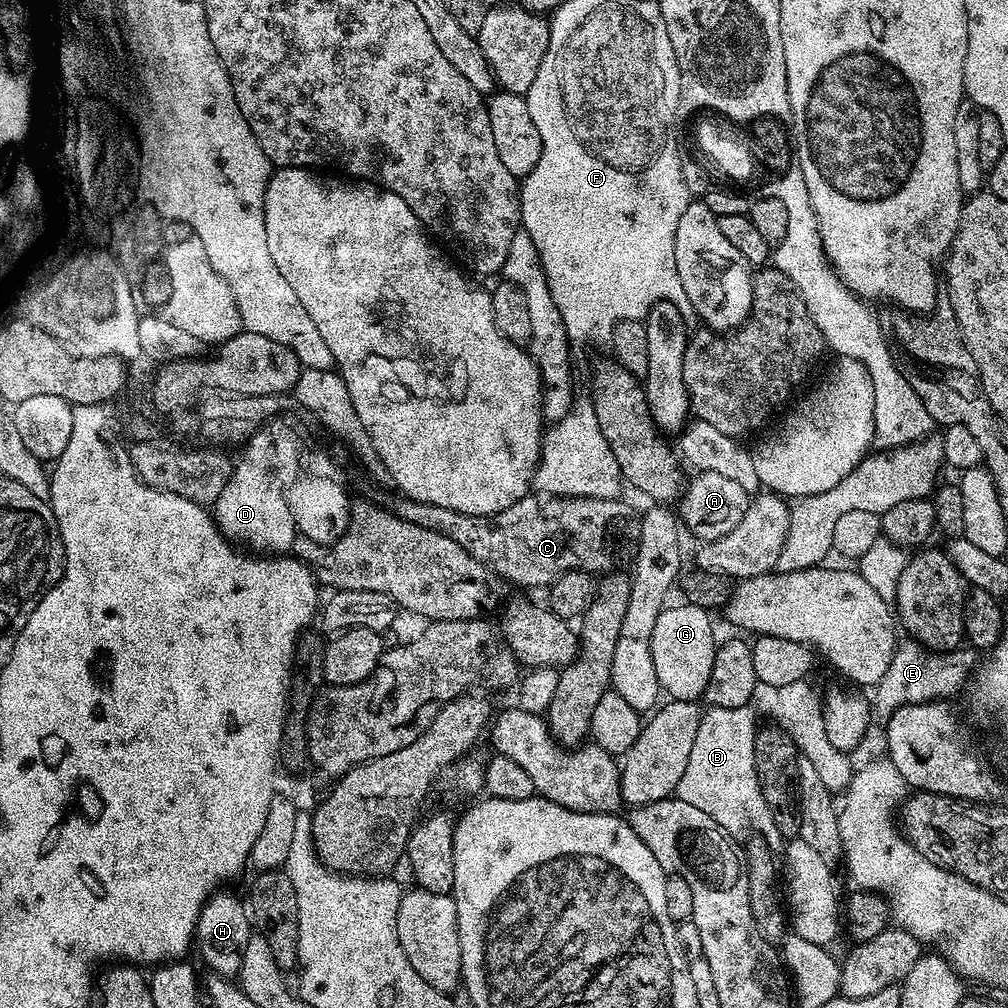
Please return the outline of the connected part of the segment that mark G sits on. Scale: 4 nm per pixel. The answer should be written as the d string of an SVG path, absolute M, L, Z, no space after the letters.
M687 602L665 606L654 622L654 634L650 638L650 654L654 658L654 674L658 674L661 689L671 699L699 701L710 682L718 637L712 633L709 609L699 608Z

